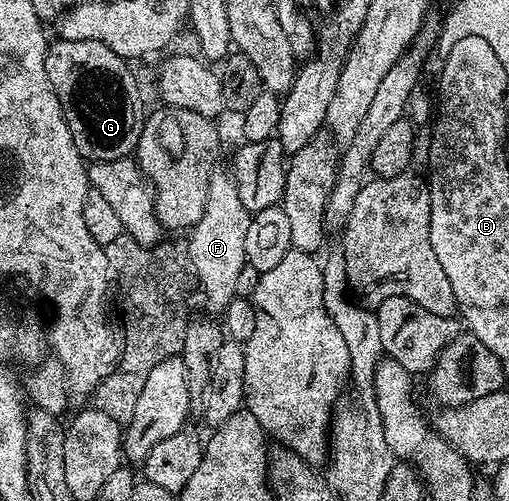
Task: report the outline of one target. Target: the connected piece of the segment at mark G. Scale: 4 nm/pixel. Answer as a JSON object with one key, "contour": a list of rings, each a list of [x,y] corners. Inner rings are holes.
{"contour":[[[56,38],[49,43],[46,54],[46,74],[62,106],[66,126],[70,126],[74,146],[78,146],[85,161],[117,160],[123,156],[131,157],[135,153],[144,129],[146,107],[144,108],[143,102],[140,101],[140,88],[136,85],[136,76],[132,73],[132,68],[133,65],[129,61],[114,54],[110,46],[102,46],[102,42]]]}

